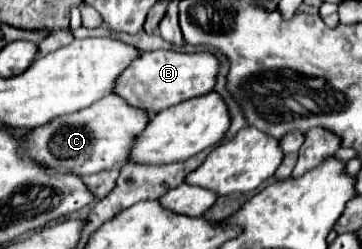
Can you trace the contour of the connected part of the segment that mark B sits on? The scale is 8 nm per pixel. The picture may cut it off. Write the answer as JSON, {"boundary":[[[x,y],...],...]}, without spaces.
{"boundary":[[[151,51],[141,53],[115,81],[113,93],[127,99],[131,107],[147,113],[159,113],[171,105],[191,97],[205,95],[215,85],[219,61],[211,53],[177,53],[177,51]]]}

